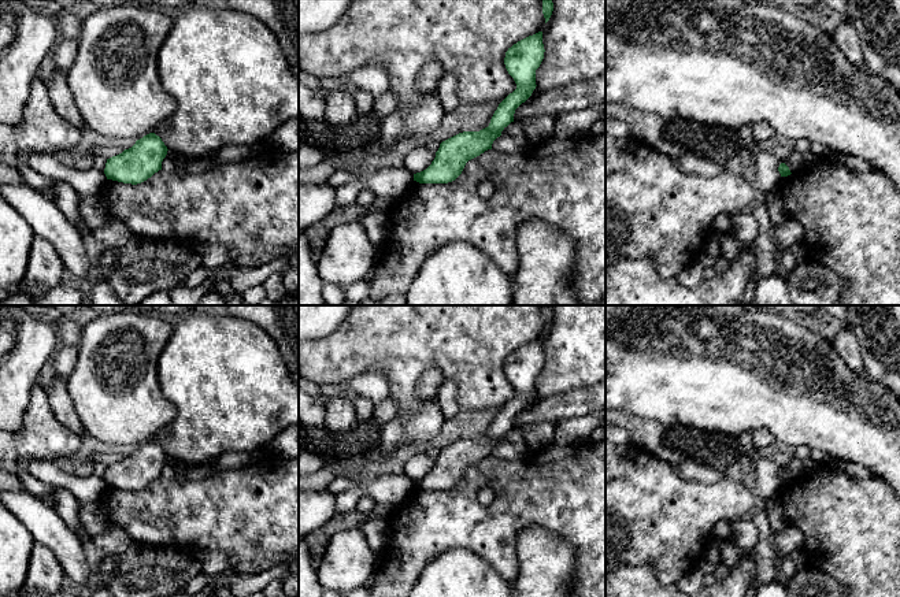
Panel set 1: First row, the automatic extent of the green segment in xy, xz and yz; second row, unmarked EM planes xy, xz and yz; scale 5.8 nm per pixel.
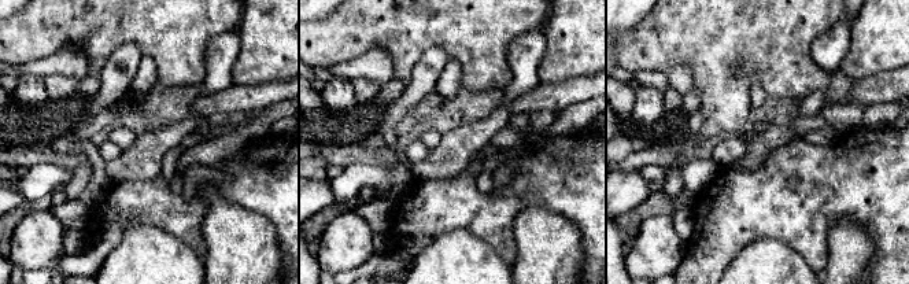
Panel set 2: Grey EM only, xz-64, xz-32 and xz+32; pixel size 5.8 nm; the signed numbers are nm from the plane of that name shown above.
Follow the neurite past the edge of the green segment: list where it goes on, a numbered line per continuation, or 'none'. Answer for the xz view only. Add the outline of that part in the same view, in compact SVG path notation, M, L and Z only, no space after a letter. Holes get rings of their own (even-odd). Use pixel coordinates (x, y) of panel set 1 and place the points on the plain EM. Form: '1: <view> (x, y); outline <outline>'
none

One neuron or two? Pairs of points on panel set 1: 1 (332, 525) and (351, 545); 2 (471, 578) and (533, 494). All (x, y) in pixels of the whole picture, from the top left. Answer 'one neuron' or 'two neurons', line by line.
1: two neurons
2: two neurons

